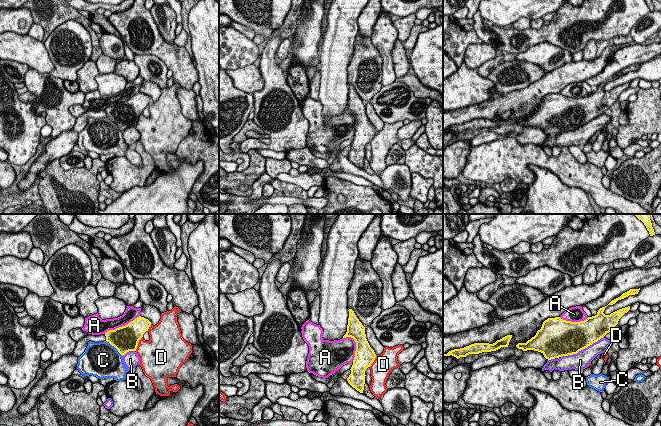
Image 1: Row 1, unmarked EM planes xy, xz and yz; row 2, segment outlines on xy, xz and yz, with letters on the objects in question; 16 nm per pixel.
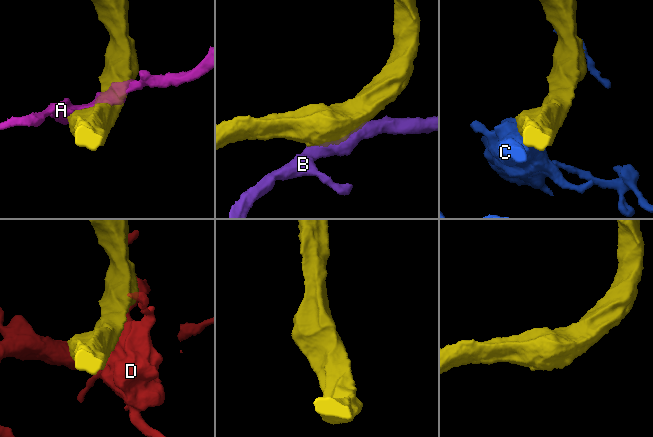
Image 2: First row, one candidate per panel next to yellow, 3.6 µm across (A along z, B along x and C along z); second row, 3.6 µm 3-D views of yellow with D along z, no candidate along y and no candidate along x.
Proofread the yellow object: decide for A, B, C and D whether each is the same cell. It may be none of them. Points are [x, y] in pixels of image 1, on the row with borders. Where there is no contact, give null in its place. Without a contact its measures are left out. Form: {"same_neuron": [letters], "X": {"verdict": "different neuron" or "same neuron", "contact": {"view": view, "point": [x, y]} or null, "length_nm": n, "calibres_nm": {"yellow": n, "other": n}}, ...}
{"same_neuron": ["B"], "A": {"verdict": "different neuron", "contact": {"view": "xy", "point": [122, 326]}, "length_nm": 650, "calibres_nm": {"yellow": 400, "other": 200}}, "B": {"verdict": "same neuron", "contact": {"view": "yz", "point": [582, 349]}, "length_nm": 750, "calibres_nm": {"yellow": 500, "other": 260}}, "C": {"verdict": "different neuron", "contact": {"view": "xy", "point": [114, 346]}, "length_nm": 360, "calibres_nm": {"yellow": 400, "other": 480}}, "D": {"verdict": "different neuron", "contact": {"view": "xy", "point": [137, 344]}, "length_nm": 260, "calibres_nm": {"yellow": 400, "other": 380}}}

